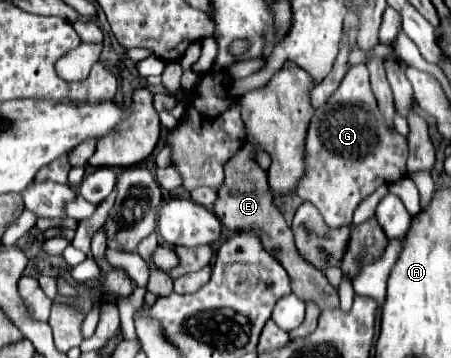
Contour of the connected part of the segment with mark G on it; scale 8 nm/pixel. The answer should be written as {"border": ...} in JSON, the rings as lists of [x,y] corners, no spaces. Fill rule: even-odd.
{"border":[[[366,65],[352,67],[328,103],[314,111],[306,151],[308,171],[296,187],[296,195],[312,203],[332,229],[350,225],[352,213],[364,197],[372,195],[380,185],[396,183],[406,175],[406,139],[386,127],[370,89]]]}

